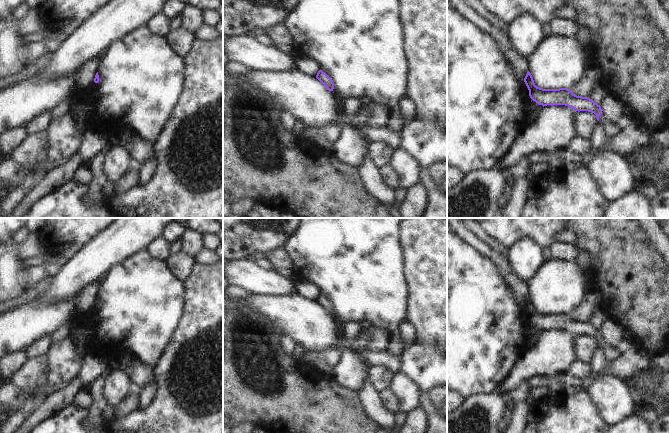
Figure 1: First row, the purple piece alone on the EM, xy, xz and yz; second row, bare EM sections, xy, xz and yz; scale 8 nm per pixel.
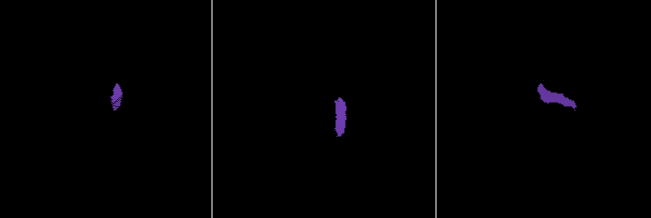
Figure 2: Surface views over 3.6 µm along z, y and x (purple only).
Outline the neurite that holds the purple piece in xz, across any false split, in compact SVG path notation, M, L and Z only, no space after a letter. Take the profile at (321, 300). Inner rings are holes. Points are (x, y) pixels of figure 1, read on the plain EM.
M319 294L316 302L329 314L333 315L334 313L334 307L332 303L322 294Z

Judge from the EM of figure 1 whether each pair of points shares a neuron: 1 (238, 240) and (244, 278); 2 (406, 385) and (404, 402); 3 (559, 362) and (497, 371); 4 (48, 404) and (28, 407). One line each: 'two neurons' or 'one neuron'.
1: two neurons
2: one neuron
3: two neurons
4: two neurons

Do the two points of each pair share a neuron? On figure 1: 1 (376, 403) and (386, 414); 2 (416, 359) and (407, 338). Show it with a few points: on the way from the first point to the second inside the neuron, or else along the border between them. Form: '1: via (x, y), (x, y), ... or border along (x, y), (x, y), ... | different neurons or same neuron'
1: via (378, 406), (383, 411) | same neuron
2: border along (415, 341), (405, 348) | different neurons

